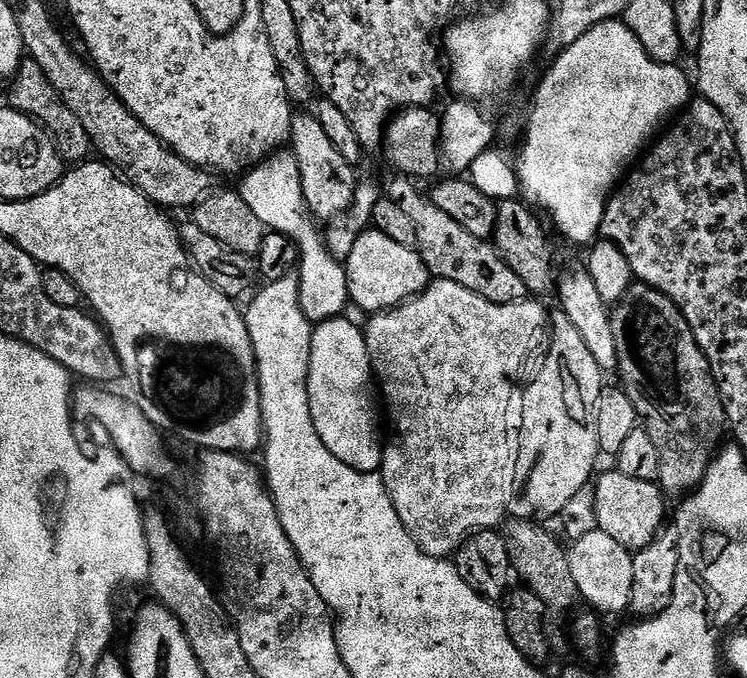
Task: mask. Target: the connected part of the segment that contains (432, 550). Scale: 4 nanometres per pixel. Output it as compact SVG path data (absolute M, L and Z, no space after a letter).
M439 278L433 279L428 285L428 289L424 292L419 292L418 295L413 296L412 299L407 300L405 304L399 304L396 308L389 308L383 312L375 313L368 321L368 327L363 329L364 341L368 347L368 353L372 359L373 373L378 377L378 392L384 395L384 400L388 403L388 416L386 412L386 424L392 427L392 433L387 433L386 443L384 444L384 453L382 454L382 462L380 463L380 476L384 479L386 490L390 494L390 498L394 502L394 510L398 510L398 518L402 518L402 526L410 533L414 542L420 547L427 556L439 556L441 558L448 558L455 553L456 549L464 543L465 539L472 535L473 532L486 532L489 530L496 530L505 523L506 513L509 511L510 505L514 499L514 487L512 488L512 479L517 479L518 476L518 460L514 455L514 444L508 441L508 411L513 411L514 400L512 404L512 383L516 380L516 375L520 372L520 367L524 364L524 359L528 356L528 351L532 348L532 339L539 334L540 331L545 331L546 328L546 312L544 316L543 303L537 302L532 298L525 298L517 300L514 304L495 304L486 298L482 298L478 294L474 294L474 290L466 290L466 286L458 286L458 282L450 282L449 280L441 280Z

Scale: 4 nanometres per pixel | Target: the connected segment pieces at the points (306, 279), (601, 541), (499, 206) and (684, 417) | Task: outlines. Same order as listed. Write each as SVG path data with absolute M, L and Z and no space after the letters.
M282 148L265 157L244 177L238 191L254 216L269 231L282 233L296 245L298 265L296 268L299 282L299 302L308 320L314 324L339 317L348 299L347 269L341 261L329 254L320 229L307 210L305 196L302 194L301 175L298 160L291 149Z
M599 530L591 531L578 537L572 548L567 549L568 566L579 599L585 600L589 609L600 614L625 611L628 608L628 591L632 588L633 553L614 542L610 534Z
M513 198L496 204L494 247L499 252L500 259L506 262L506 266L510 266L510 270L514 270L518 278L522 278L525 293L544 298L540 296L547 292L555 293L558 288L558 271L552 265L552 246L540 225L541 217L527 203L519 204L518 201L519 199Z
M639 282L633 283L619 304L611 309L614 346L618 346L616 372L625 394L634 402L639 423L650 434L654 450L658 450L658 483L665 497L683 498L700 487L708 467L721 447L720 435L725 435L726 421L720 391L714 382L710 362L702 354L690 326L667 296Z

